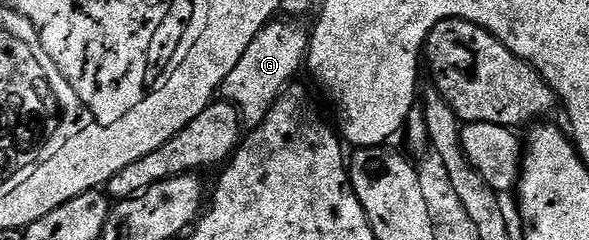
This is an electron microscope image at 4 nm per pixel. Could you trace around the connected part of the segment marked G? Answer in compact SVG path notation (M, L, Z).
M276 19L265 25L254 39L254 43L246 47L246 55L238 59L238 67L234 67L234 71L230 71L230 75L226 75L220 85L219 96L240 112L241 122L248 127L255 127L264 122L280 94L297 80L296 72L305 68L308 59L309 30L304 30L299 25L299 20L280 20Z

